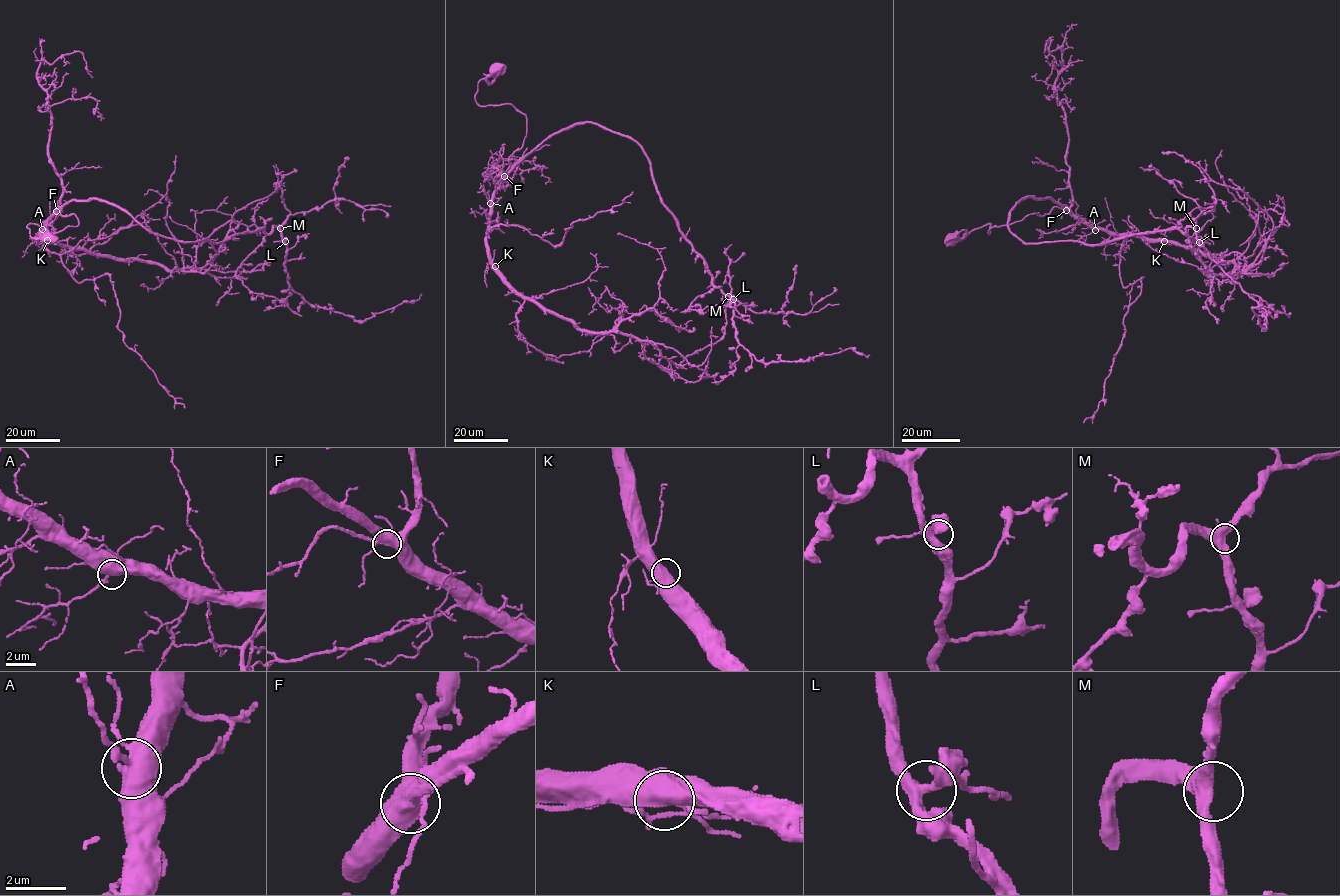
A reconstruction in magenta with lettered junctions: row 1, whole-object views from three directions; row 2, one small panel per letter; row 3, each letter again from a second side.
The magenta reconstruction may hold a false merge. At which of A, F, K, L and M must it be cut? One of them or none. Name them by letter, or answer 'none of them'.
none of them

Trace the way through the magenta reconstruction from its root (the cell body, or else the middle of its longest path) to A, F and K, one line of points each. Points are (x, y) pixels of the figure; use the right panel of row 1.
A: (953, 240), (988, 224), (989, 233), (1031, 213), (1044, 216), (1055, 206), (1095, 230)
F: (953, 240), (988, 224), (989, 233), (993, 227), (1031, 213), (1044, 216), (1055, 206), (1066, 210)
K: (953, 240), (988, 224), (989, 233), (1031, 213), (1044, 216), (1057, 206), (1107, 230), (1164, 241)

